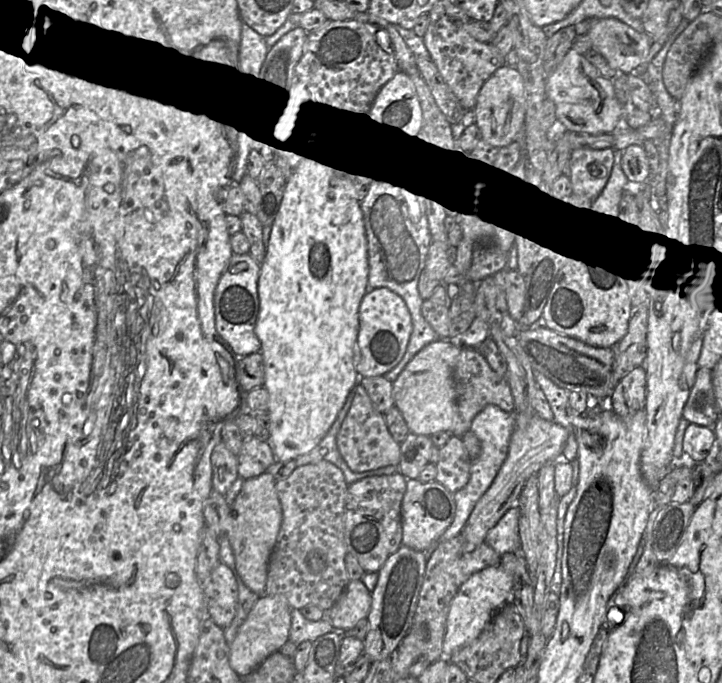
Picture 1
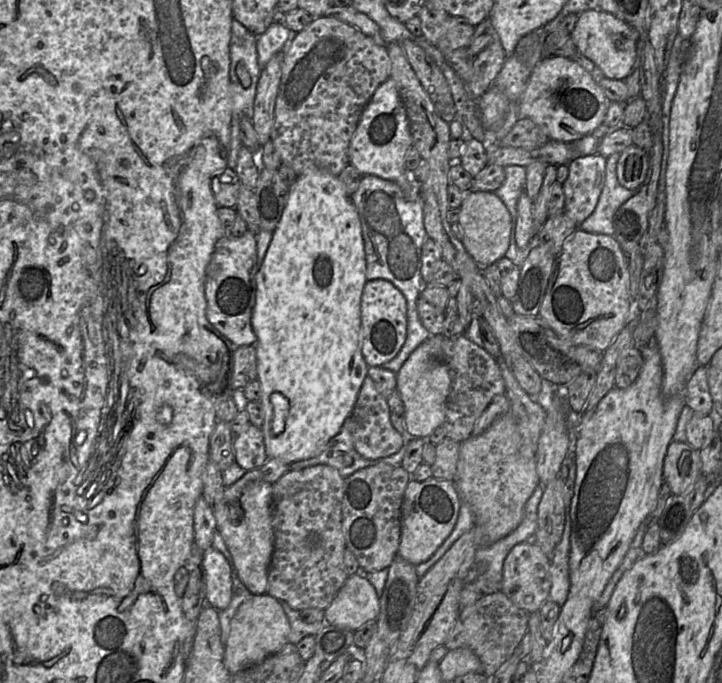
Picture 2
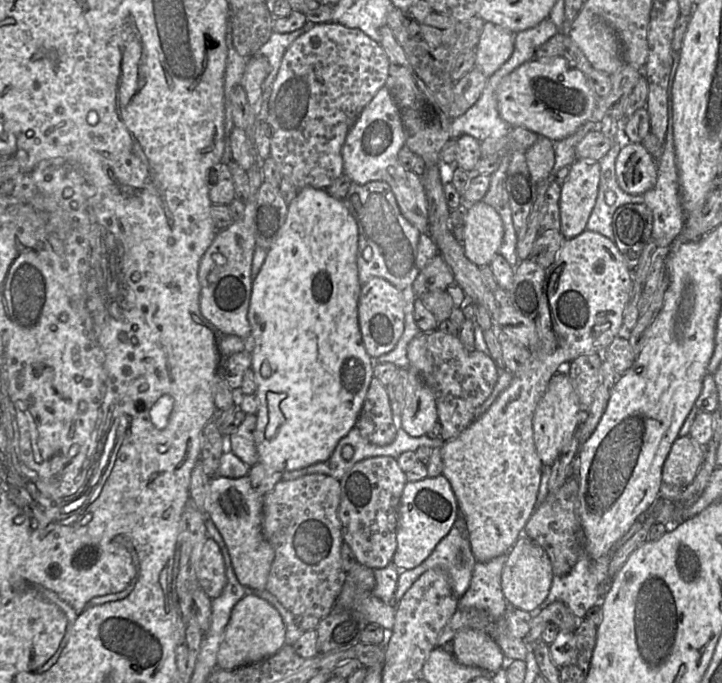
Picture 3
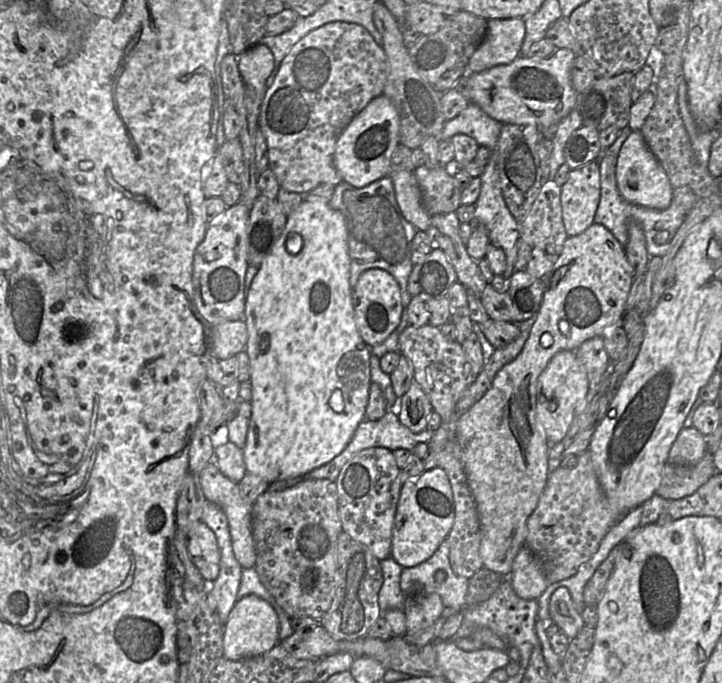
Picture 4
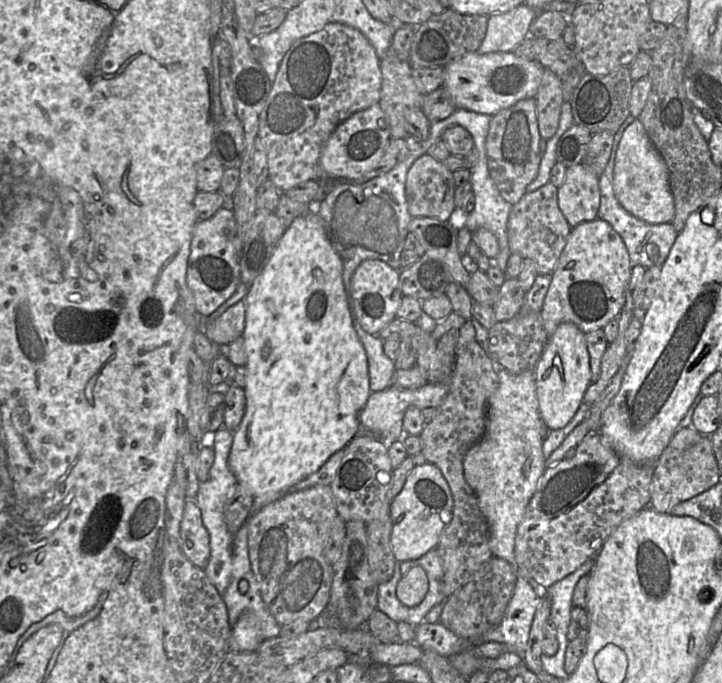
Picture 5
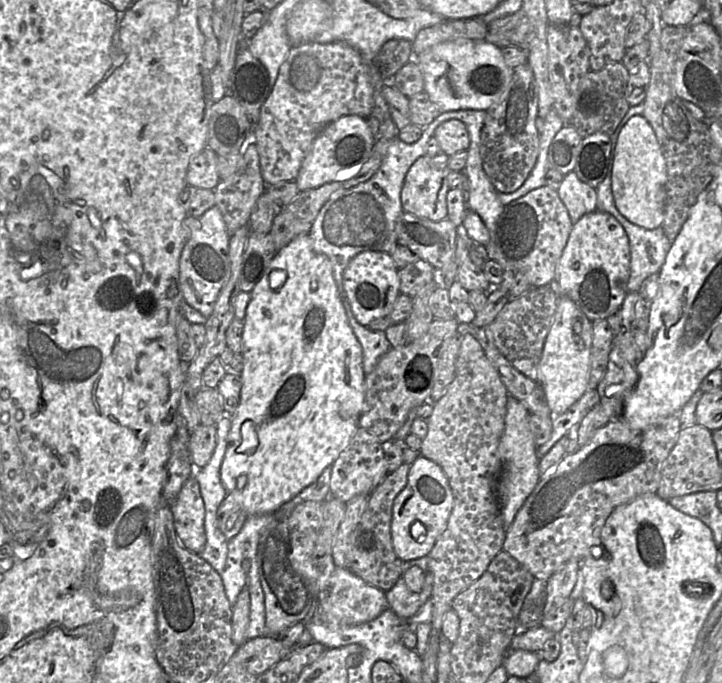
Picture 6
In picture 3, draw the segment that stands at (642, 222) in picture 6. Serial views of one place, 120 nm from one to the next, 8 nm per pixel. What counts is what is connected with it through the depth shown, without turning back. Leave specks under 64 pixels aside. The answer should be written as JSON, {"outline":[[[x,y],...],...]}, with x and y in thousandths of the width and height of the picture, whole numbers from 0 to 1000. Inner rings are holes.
{"outline":[[[866,209],[852,239],[859,275],[873,286],[891,284],[910,266],[910,236],[889,209]]]}

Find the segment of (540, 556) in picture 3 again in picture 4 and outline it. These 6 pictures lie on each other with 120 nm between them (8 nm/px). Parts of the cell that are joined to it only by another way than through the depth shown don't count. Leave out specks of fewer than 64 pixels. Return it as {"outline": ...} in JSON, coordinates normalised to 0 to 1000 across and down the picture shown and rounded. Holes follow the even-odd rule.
{"outline":[[[729,798],[711,821],[706,848],[713,868],[729,878],[745,877],[760,855],[747,820]]]}

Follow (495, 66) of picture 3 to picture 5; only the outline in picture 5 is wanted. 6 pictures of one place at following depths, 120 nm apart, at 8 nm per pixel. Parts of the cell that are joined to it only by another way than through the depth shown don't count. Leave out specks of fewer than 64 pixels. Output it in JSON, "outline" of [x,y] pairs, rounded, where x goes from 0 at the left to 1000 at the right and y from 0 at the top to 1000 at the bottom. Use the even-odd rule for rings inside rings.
{"outline":[[[722,6],[702,18],[677,23],[673,51],[659,76],[709,76],[731,54],[733,38],[744,22],[745,16]]]}

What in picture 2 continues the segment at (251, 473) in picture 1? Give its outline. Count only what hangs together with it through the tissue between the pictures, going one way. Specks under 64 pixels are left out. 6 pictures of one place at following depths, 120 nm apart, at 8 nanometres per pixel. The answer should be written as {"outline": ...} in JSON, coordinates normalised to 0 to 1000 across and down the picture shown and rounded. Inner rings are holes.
{"outline":[[[349,621],[341,631],[324,638],[323,657],[327,678],[341,690],[359,687],[371,672],[364,634],[360,627]]]}

